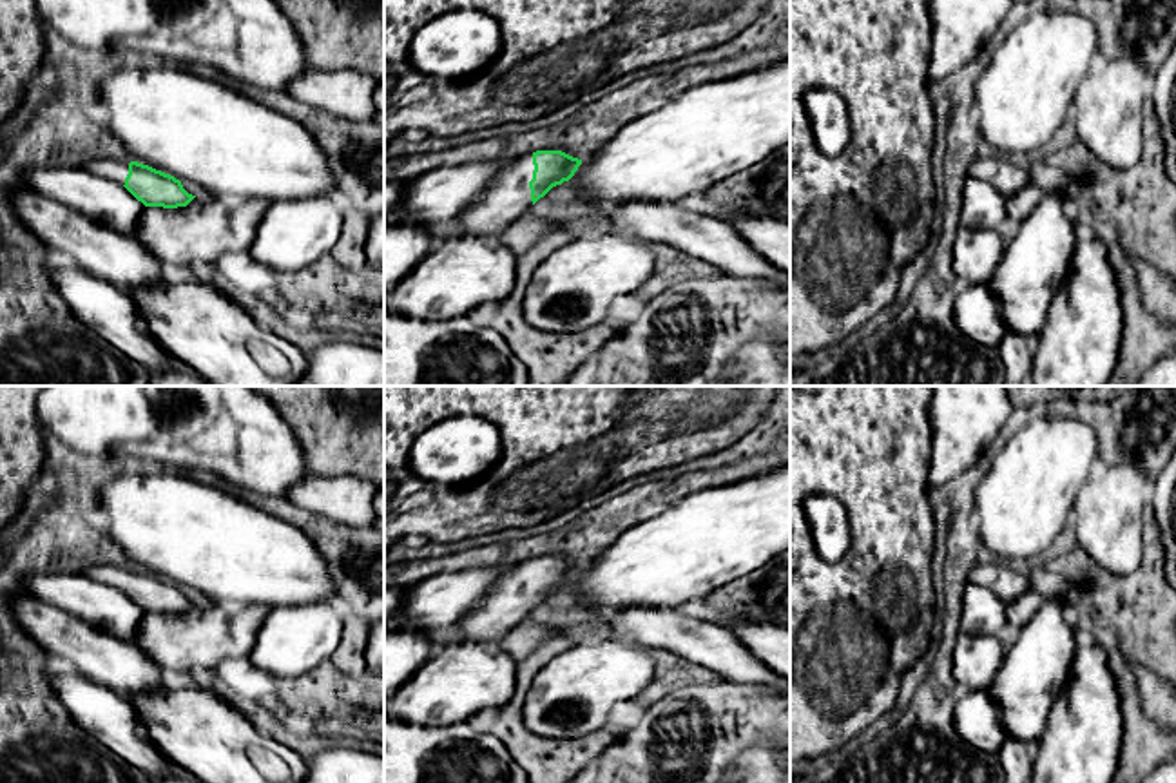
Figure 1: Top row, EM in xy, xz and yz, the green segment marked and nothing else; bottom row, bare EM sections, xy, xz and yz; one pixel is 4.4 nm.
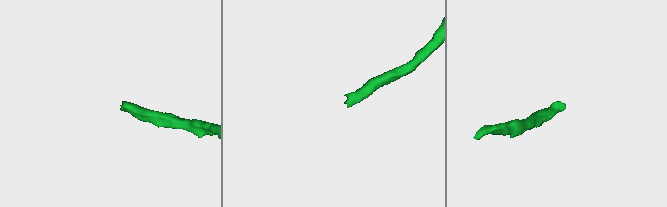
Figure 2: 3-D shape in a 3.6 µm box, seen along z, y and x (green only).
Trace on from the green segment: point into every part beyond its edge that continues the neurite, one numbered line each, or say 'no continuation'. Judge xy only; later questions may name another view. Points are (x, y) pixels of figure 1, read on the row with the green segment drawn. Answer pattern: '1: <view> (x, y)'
1: xy (116, 171)

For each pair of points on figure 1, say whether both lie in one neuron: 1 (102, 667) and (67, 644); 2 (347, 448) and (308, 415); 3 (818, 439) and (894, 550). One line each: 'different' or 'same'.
1: same
2: same
3: same

